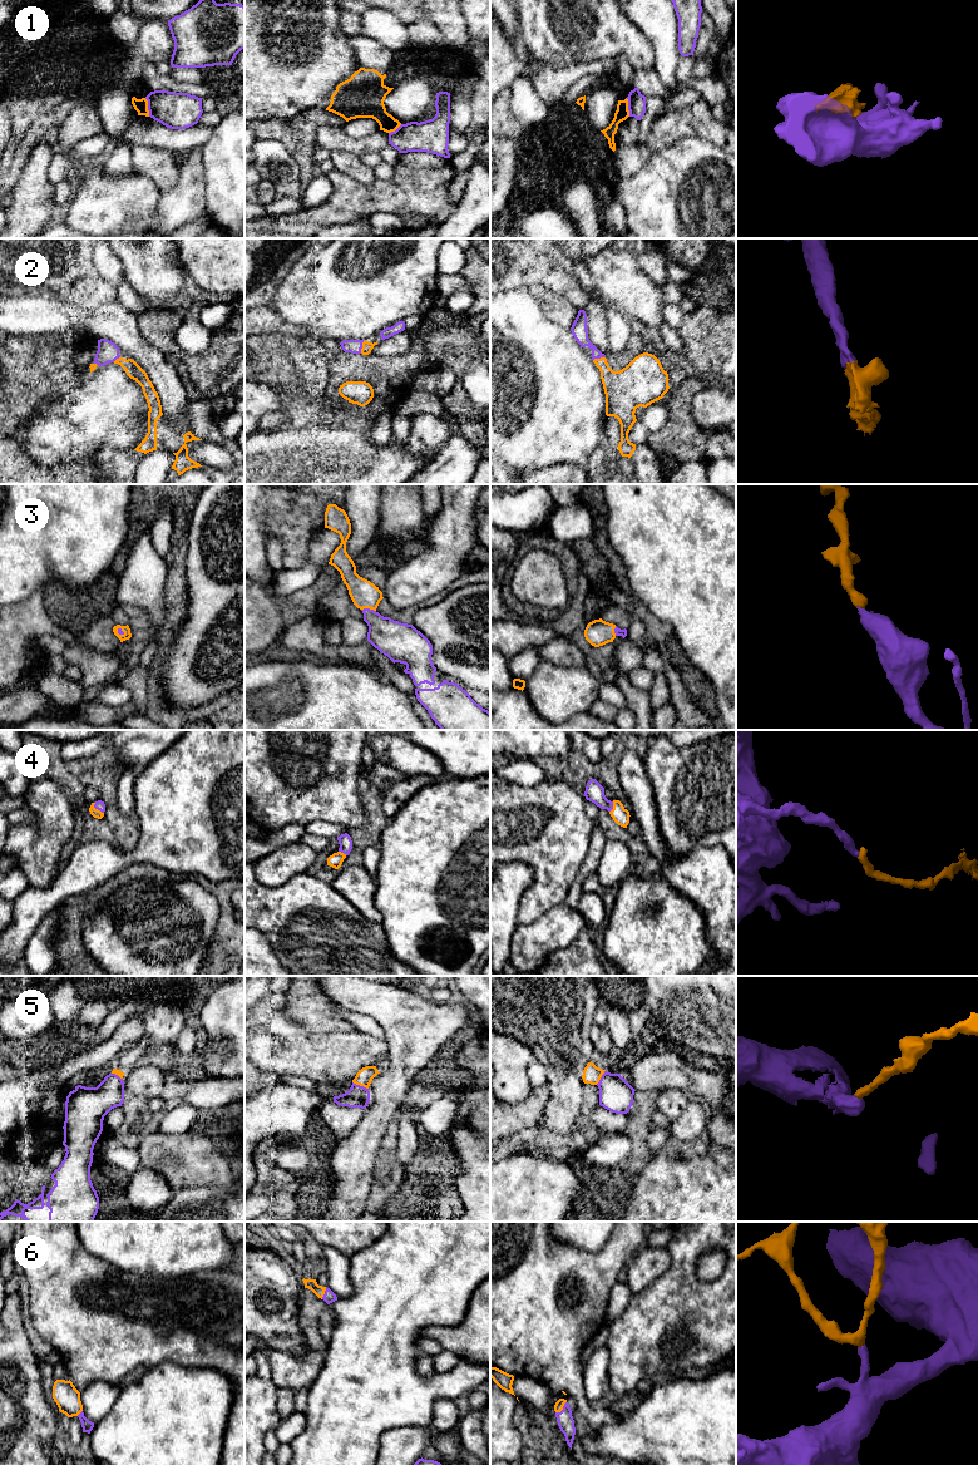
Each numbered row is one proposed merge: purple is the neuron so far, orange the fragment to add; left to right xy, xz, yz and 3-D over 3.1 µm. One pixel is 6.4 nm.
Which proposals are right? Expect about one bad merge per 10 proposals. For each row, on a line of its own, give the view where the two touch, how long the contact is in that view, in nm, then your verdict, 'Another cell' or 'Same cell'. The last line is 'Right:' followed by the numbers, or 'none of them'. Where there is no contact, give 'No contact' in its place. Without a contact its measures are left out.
1: Touches purple in xy. Shared border 120 nm. Another cell
2: Touches purple in xz. Shared border 80 nm. Same cell
3: Touches purple in xz. Shared border 100 nm. Same cell
4: Touches purple in xy. Shared border 90 nm. Same cell
5: Touches purple in xz. Shared border 120 nm. Same cell
6: Touches purple in yz. Shared border 100 nm. Same cell
Right: 2, 3, 4, 5, 6

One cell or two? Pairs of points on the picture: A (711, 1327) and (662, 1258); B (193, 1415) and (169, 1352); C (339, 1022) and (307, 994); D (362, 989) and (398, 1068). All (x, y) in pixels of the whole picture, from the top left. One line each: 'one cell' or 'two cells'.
A: two cells
B: two cells
C: one cell
D: one cell

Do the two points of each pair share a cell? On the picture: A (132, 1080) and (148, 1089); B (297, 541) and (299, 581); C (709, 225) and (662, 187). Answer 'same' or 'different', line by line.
A: same
B: different
C: same

